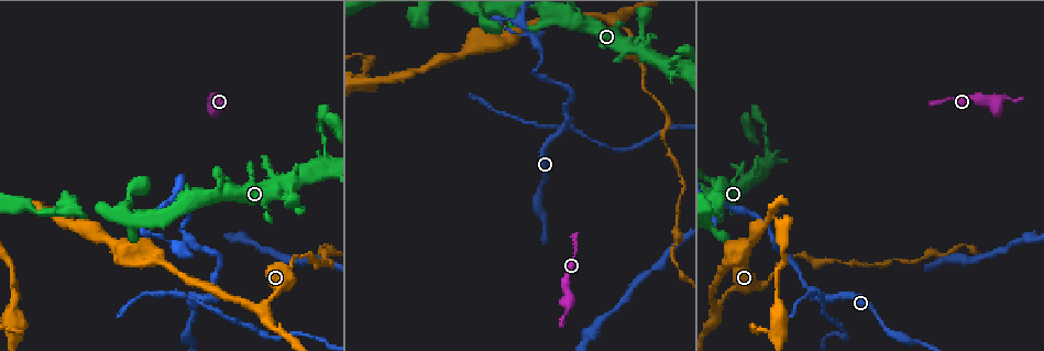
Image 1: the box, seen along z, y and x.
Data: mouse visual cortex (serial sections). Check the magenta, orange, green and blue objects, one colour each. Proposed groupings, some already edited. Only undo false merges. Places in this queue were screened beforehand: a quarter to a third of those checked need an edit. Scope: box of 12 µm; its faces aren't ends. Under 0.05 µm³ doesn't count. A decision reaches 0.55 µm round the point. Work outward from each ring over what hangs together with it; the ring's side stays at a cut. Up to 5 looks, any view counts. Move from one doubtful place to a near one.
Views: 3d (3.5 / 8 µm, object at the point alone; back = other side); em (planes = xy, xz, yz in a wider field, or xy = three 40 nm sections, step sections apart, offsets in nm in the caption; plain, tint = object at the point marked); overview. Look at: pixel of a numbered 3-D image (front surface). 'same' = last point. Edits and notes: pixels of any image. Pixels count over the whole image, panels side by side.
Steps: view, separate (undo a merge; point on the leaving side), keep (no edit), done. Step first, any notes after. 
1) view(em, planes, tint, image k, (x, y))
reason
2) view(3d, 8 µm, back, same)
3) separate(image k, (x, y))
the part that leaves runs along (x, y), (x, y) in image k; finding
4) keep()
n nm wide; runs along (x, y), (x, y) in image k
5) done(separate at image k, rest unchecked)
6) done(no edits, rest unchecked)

view(3d, 8 µm, image 1, (674, 73))
calibre changes

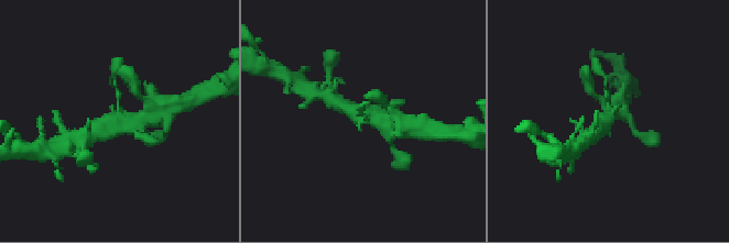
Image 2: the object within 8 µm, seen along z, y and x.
view(em, xy, step 1, tint, image 2, (608, 117))
shape alone is not enough

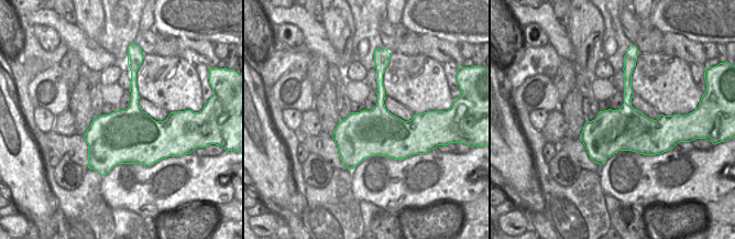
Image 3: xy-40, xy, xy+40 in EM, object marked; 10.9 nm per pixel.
keep()
500 nm wide; runs along (93, 132), (119, 114), (116, 88) in image 2; continuous, no second cell

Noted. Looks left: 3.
view(3d, 3.5 µm, image 1, (767, 281))
abrupt turn

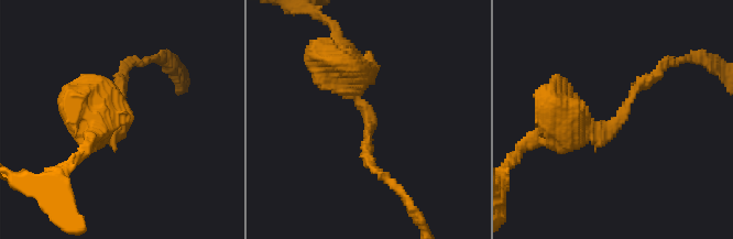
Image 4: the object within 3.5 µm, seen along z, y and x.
view(em, xy, step 1, tint, image 4, (125, 125))
now the EM

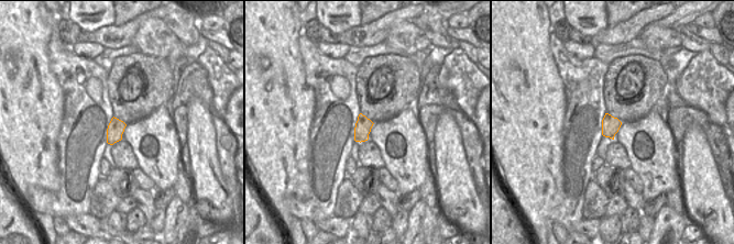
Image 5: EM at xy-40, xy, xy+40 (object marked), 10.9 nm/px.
keep()
arms of 150, 450 nm; runs along (329, 66), (367, 108), (370, 165) in image 4; all the same cell

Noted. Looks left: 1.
done(no edits, rest unchecked)

